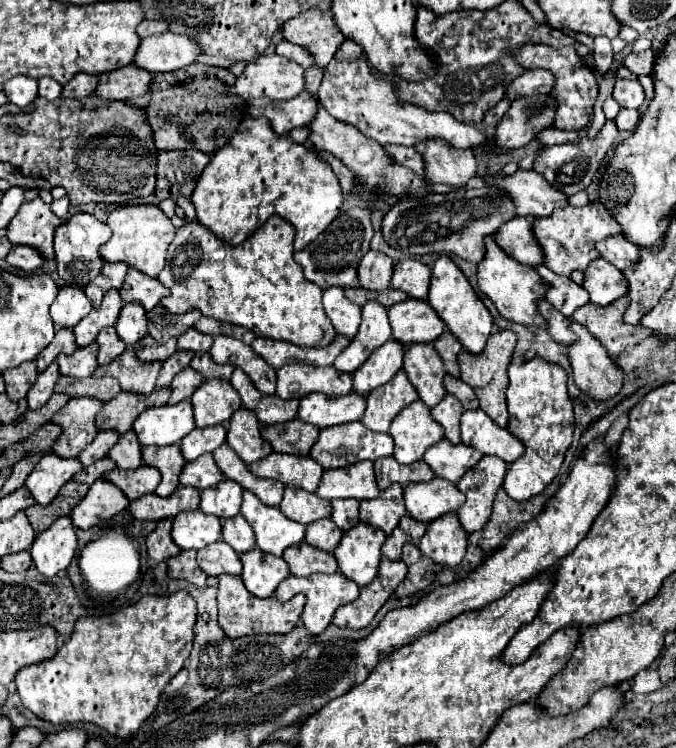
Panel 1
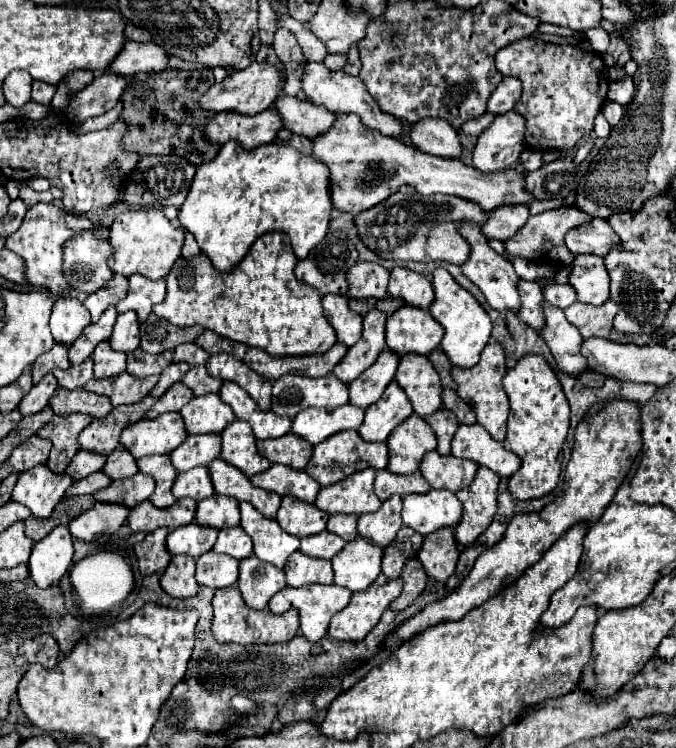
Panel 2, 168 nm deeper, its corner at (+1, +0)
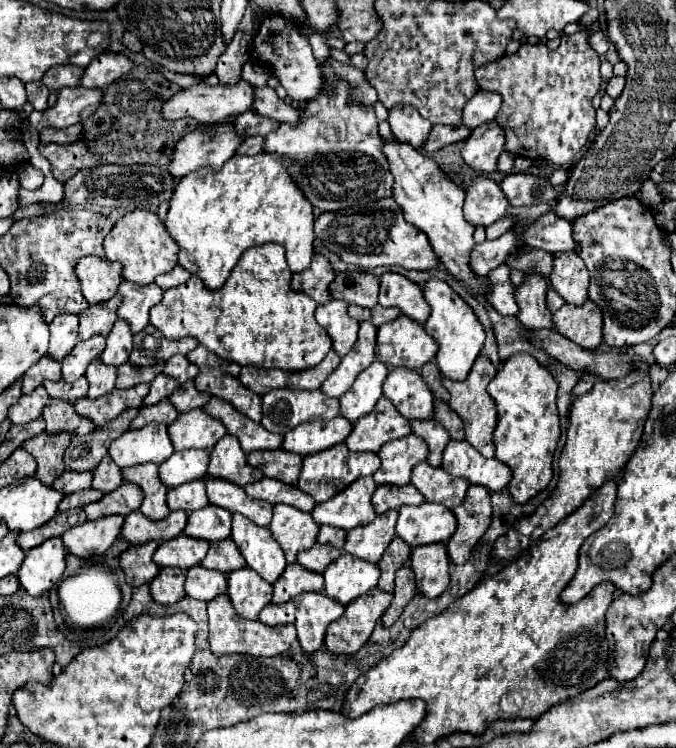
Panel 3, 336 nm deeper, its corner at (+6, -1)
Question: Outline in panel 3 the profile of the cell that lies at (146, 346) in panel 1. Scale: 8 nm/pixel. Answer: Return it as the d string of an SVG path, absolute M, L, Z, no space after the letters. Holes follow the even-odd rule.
M120 365L118 367L118 379L116 379L116 387L118 389L130 389L138 383L150 383L156 377L156 369L136 369L134 365Z

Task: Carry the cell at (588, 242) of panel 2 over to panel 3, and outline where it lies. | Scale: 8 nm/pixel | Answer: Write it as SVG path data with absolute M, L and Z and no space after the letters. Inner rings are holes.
M554 211L540 215L534 223L522 229L518 237L524 241L524 245L550 253L576 249L576 241L572 239L572 223L558 217Z

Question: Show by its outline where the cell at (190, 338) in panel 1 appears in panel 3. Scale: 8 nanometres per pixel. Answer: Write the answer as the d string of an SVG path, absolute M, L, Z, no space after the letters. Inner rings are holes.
M180 355L168 359L166 365L164 365L164 375L178 379L180 385L184 385L186 381L194 379L198 373L200 373L200 369L196 365L192 365L186 357L180 357Z

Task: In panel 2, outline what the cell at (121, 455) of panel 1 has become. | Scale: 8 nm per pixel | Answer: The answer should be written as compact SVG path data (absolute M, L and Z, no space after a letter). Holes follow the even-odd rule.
M119 446L117 450L113 450L109 456L107 456L107 464L103 468L103 472L107 472L107 476L111 476L113 480L121 480L121 478L129 478L133 474L139 472L137 460L133 458L133 454L127 452L127 448Z

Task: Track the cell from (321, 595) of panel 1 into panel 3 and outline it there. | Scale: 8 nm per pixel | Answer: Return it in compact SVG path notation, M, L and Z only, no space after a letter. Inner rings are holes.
M302 593L300 597L294 597L292 601L288 601L288 605L266 605L266 609L260 613L258 621L262 621L264 625L282 625L282 623L292 623L298 631L298 641L302 645L302 649L306 653L314 653L322 647L324 643L324 635L326 635L326 627L336 621L338 617L342 617L344 607L336 605L336 601L332 601L328 595L324 593Z

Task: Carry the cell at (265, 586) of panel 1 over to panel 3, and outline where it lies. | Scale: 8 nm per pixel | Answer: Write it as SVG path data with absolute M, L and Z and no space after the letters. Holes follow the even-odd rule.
M244 567L228 575L228 597L240 617L258 619L258 613L272 601L272 585Z

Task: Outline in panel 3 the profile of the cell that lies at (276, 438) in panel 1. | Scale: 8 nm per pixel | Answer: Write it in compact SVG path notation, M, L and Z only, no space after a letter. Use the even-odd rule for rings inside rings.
M276 449L272 453L250 453L248 465L260 469L264 477L282 481L286 485L296 485L302 469L302 457L296 457L296 453L284 453L282 449Z

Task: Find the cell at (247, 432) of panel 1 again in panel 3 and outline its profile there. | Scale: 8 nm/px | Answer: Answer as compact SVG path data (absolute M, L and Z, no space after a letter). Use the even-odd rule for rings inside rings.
M224 435L210 451L210 463L208 463L208 471L204 477L224 479L238 487L244 487L248 483L260 481L262 473L248 465L246 455L240 449L240 443L234 441L234 437Z

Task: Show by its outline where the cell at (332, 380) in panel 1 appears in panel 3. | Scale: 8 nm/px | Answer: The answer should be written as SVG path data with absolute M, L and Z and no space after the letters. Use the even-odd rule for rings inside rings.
M276 389L262 397L260 425L270 433L286 435L300 423L312 419L332 419L338 413L338 401L324 397L320 391L296 393L292 389Z

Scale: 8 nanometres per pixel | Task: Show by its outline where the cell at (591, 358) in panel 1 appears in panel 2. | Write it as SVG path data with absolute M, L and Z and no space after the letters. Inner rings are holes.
M545 304L545 332L541 338L547 342L557 368L573 378L579 378L589 370L587 360L581 354L583 338L577 328L565 318L565 312L557 306Z

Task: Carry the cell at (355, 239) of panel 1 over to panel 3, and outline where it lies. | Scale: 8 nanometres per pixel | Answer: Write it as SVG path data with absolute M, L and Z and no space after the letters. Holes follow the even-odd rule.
M314 255L312 263L308 269L304 269L302 273L296 273L292 277L292 289L306 293L308 297L312 297L318 305L324 305L326 301L330 301L328 297L328 285L334 281L334 271L328 263L328 259L324 255Z

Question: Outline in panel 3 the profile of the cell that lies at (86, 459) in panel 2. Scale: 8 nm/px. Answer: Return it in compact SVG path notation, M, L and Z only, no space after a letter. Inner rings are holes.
M64 471L60 479L54 481L52 489L60 491L62 495L70 495L82 489L88 489L92 483L92 473L72 473L72 471Z

